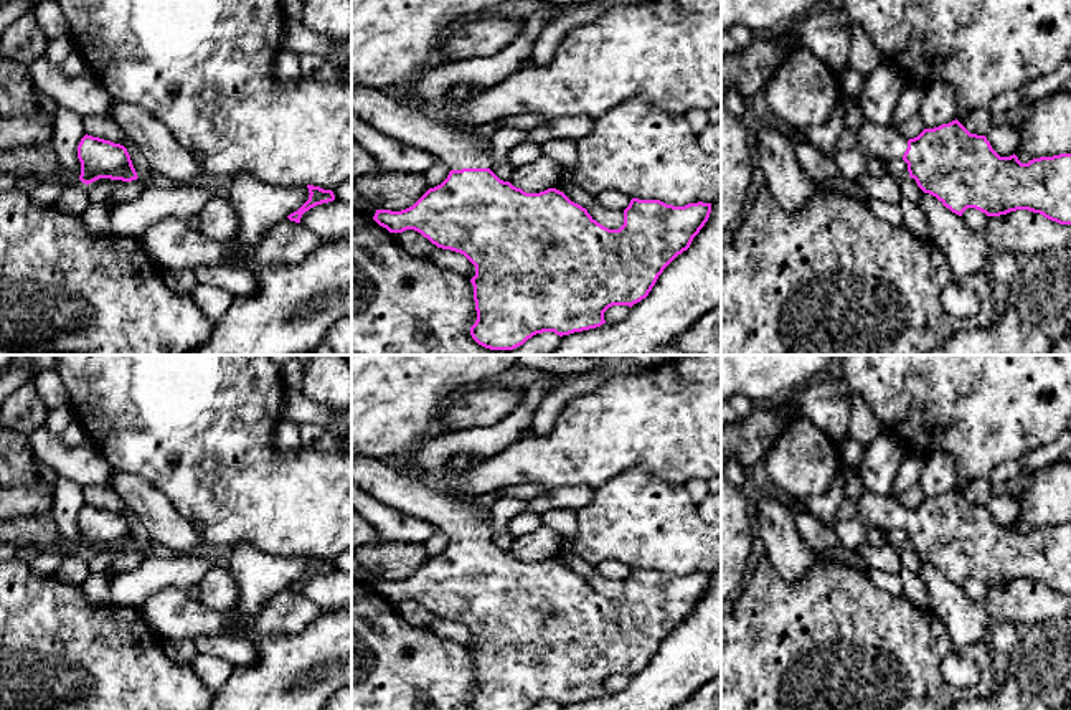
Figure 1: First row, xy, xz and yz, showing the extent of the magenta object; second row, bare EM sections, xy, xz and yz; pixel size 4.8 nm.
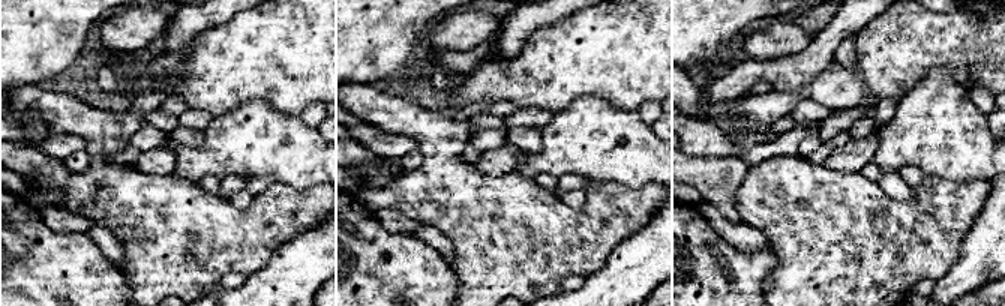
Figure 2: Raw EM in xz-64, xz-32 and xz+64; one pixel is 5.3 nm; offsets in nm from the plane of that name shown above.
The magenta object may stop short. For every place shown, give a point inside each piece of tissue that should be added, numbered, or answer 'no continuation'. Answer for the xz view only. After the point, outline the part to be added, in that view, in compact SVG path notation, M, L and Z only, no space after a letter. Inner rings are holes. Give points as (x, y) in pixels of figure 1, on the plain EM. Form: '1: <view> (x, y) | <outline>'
1: xz (457, 515) | M351 454L351 484L378 499L381 504L388 504L409 517L436 525L451 540L492 537L492 507L480 509L474 504L472 497L429 487L426 482L419 480L416 474L398 472L383 461Z

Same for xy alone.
no continuation

